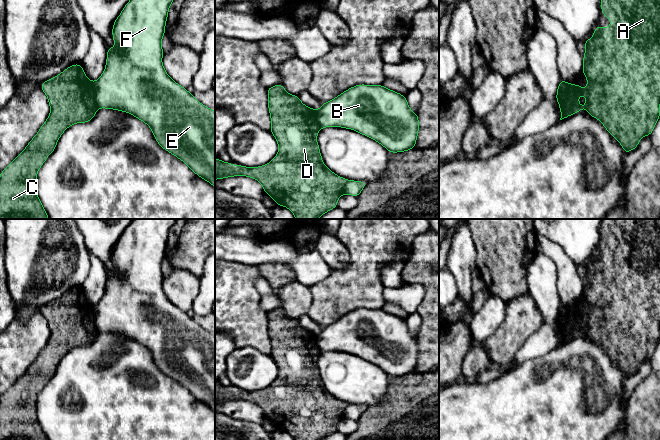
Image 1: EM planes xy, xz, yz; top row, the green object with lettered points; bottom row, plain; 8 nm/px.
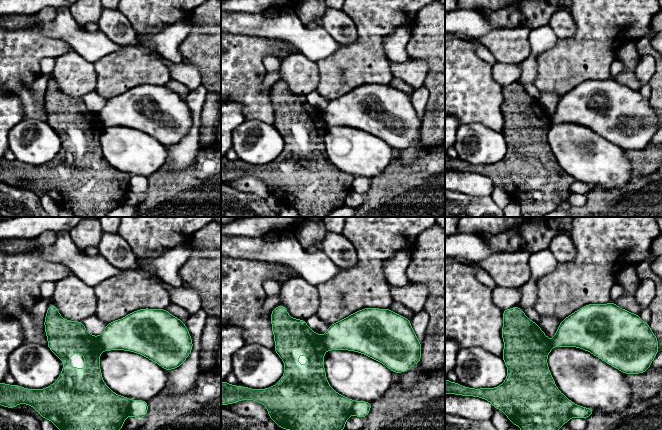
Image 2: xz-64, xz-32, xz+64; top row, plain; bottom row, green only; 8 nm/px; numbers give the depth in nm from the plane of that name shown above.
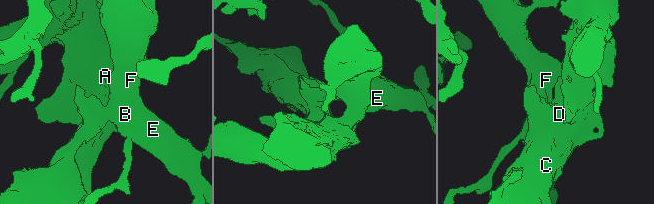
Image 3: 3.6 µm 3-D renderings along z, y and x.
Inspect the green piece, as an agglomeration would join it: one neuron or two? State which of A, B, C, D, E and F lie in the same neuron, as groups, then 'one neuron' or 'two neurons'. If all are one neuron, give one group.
A C D / B E F | two neurons

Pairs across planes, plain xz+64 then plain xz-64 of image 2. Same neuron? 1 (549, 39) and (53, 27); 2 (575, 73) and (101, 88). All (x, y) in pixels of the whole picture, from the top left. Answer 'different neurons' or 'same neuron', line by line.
1: same neuron
2: same neuron

